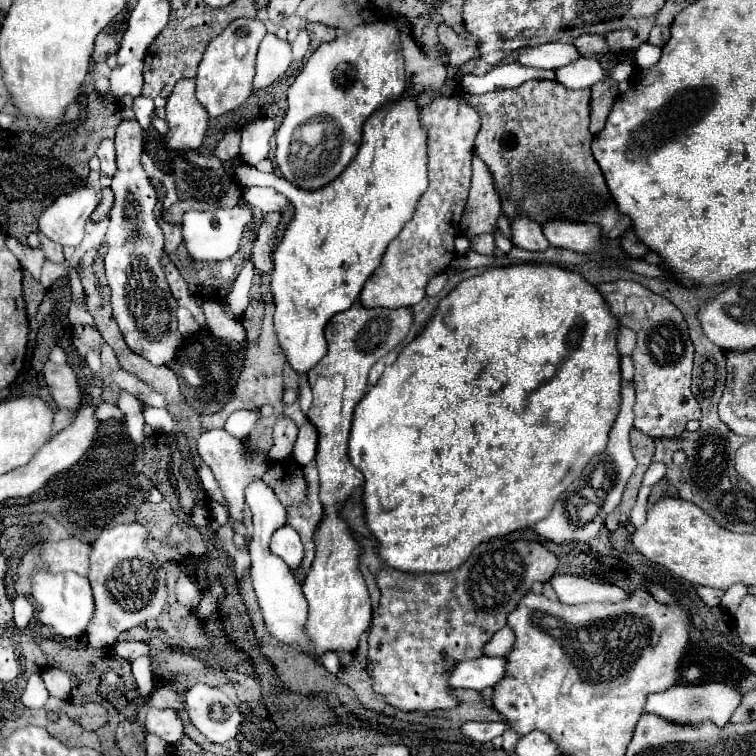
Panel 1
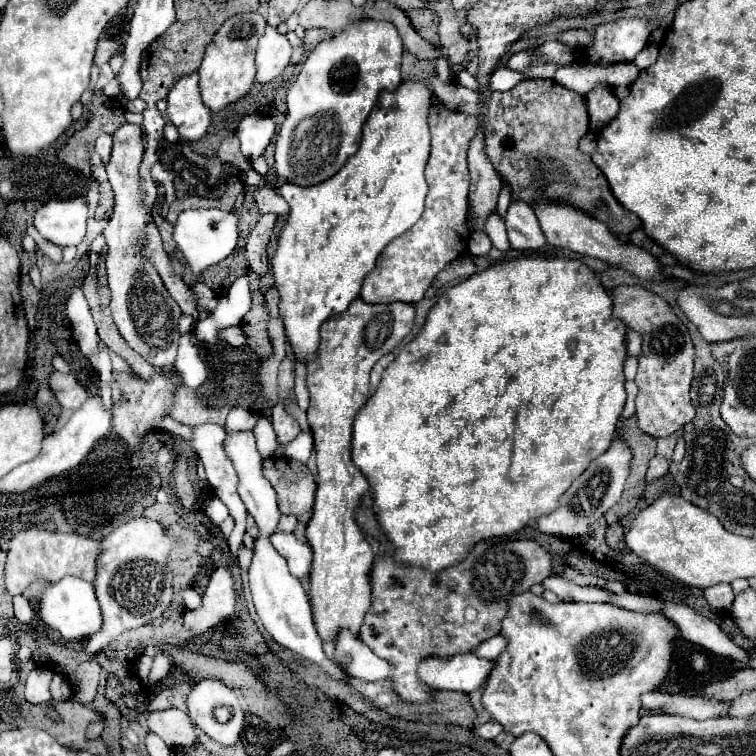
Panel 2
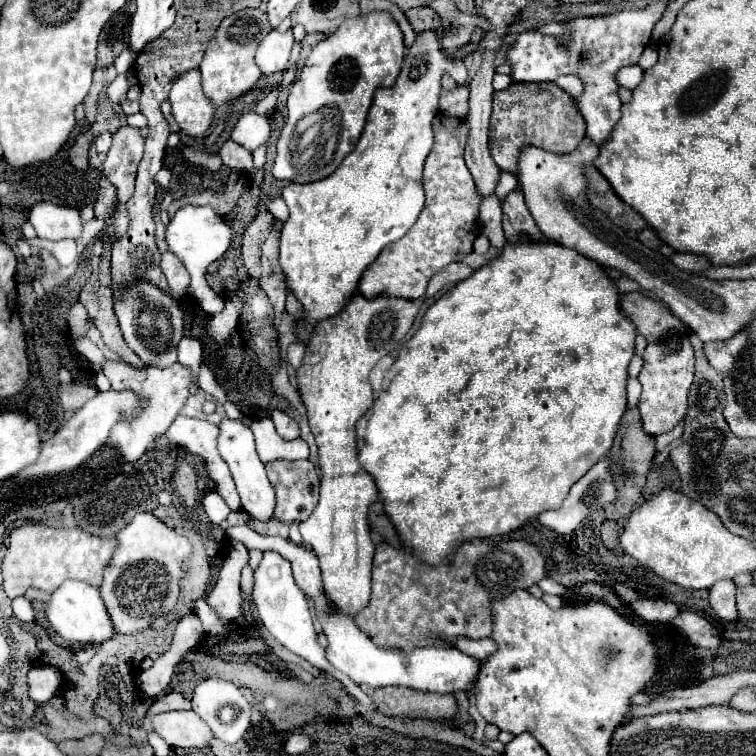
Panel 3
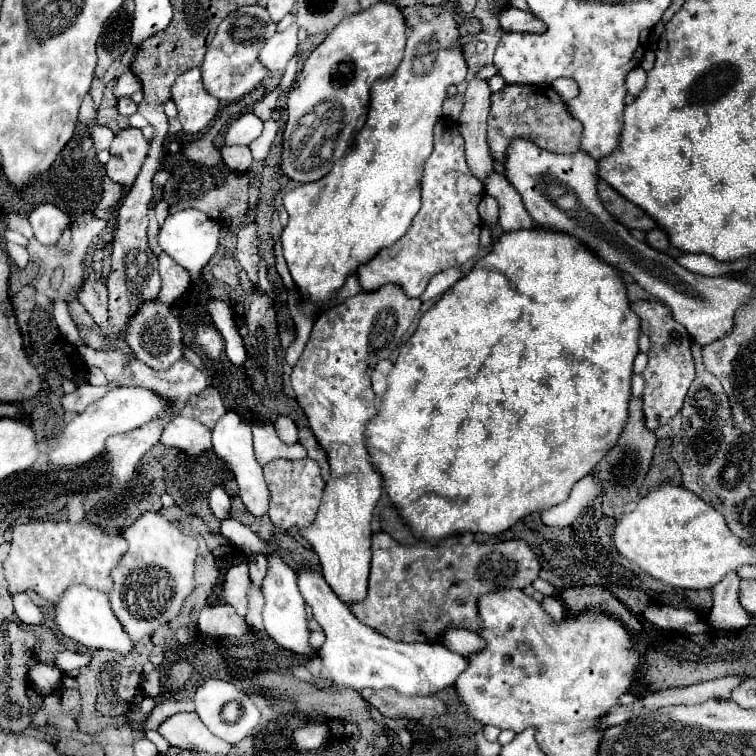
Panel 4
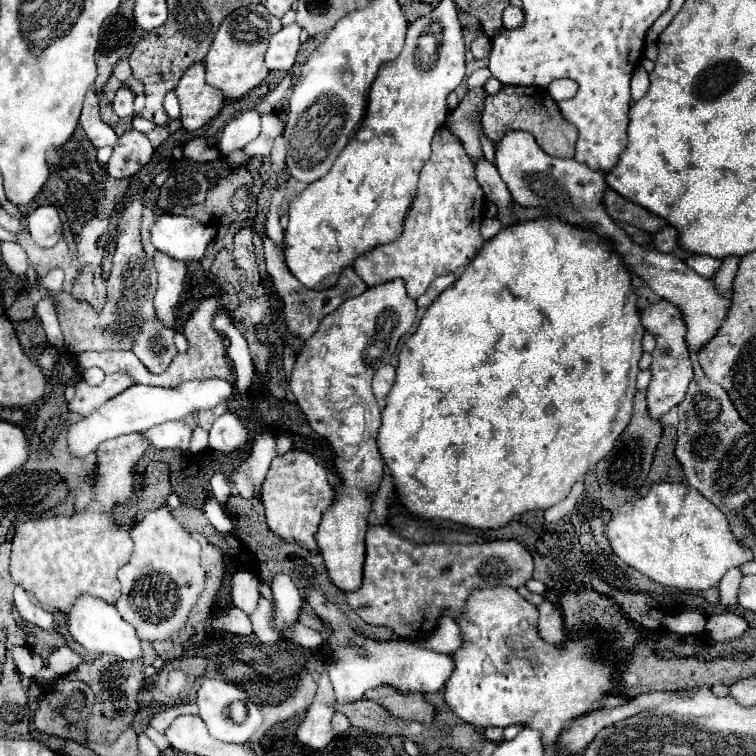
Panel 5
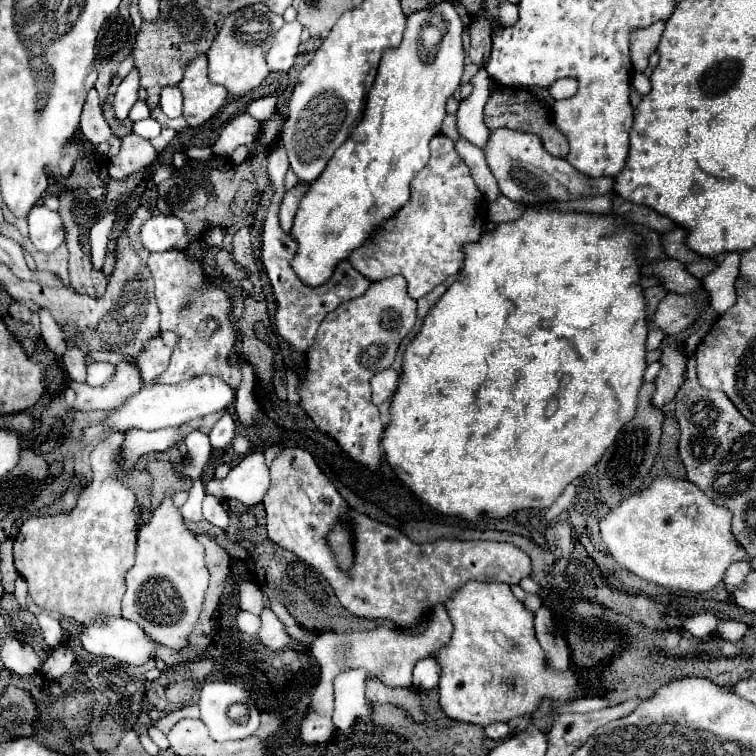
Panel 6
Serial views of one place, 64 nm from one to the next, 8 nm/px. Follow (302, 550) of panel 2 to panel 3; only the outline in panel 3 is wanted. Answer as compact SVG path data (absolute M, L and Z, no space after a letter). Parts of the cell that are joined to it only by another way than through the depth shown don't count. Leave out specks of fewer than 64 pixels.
M238 525L226 529L227 538L244 544L248 550L274 550L282 554L290 564L296 578L296 584L300 590L314 602L316 618L322 624L322 630L328 638L326 646L326 660L342 674L346 674L354 684L362 686L404 686L412 690L422 692L456 692L456 690L468 690L472 686L472 676L476 676L478 660L472 656L466 656L458 652L456 648L414 648L412 652L406 652L402 648L380 648L368 632L364 632L346 612L340 612L336 604L330 600L322 586L322 574L318 568L316 554L304 546L294 544L288 538L272 538L272 536L260 536L248 525Z

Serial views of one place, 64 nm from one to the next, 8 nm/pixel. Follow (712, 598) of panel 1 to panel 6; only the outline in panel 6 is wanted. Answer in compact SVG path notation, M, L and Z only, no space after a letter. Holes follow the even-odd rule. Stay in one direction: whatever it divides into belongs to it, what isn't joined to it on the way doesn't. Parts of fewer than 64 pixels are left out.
M738 560L738 562L734 562L734 564L728 568L726 576L724 576L724 582L726 582L728 592L734 592L736 586L740 584L740 580L744 580L744 576L748 576L750 572L752 572L750 560ZM722 620L722 624L718 626L718 630L714 632L714 636L724 638L724 640L740 640L744 634L748 632L748 626L744 622L734 622L734 620Z

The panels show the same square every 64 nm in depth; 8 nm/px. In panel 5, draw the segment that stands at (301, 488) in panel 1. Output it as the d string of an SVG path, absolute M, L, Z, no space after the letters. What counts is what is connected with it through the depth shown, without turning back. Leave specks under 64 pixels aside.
M288 450L284 456L272 460L264 488L262 488L262 504L266 510L268 528L286 544L298 544L306 548L312 556L320 556L322 552L316 544L316 534L320 526L322 514L332 506L334 488L328 484L324 468L304 450Z

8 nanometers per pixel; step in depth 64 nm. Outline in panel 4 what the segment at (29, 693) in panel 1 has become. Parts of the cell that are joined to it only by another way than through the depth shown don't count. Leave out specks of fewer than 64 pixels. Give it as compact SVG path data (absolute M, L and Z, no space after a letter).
M38 664L28 672L28 680L40 696L46 696L62 684L62 672L52 664Z

